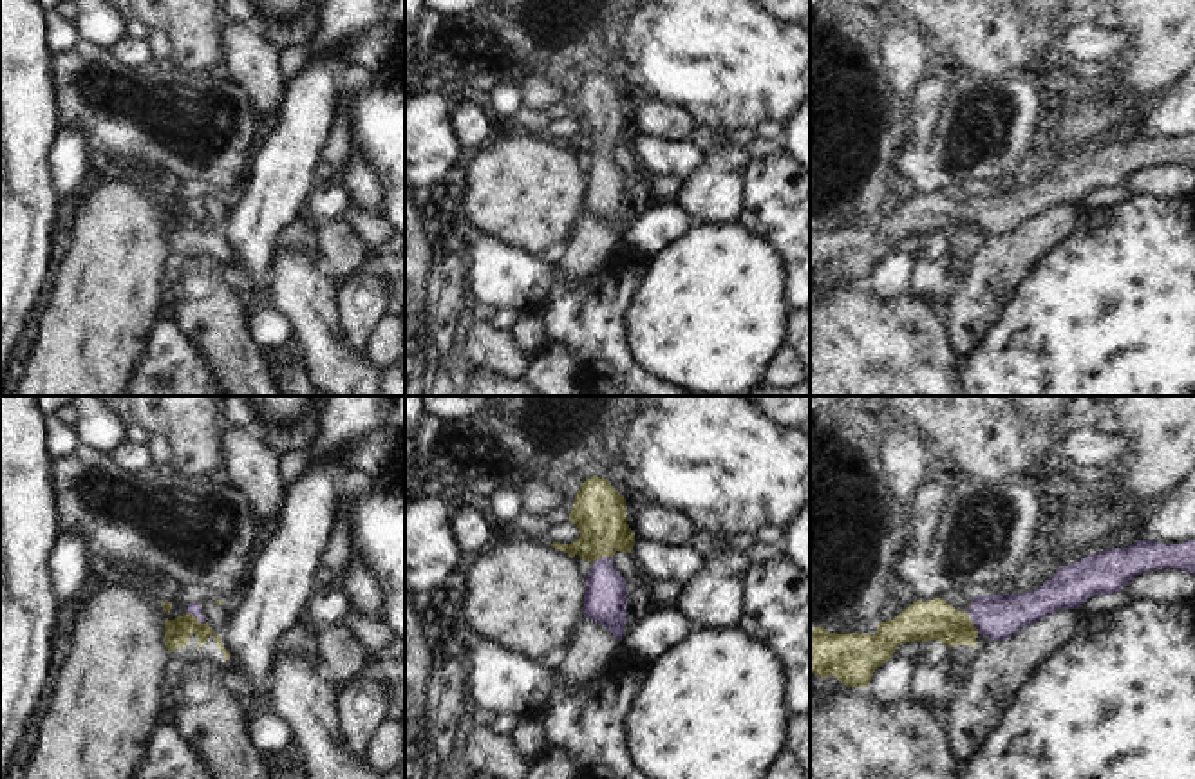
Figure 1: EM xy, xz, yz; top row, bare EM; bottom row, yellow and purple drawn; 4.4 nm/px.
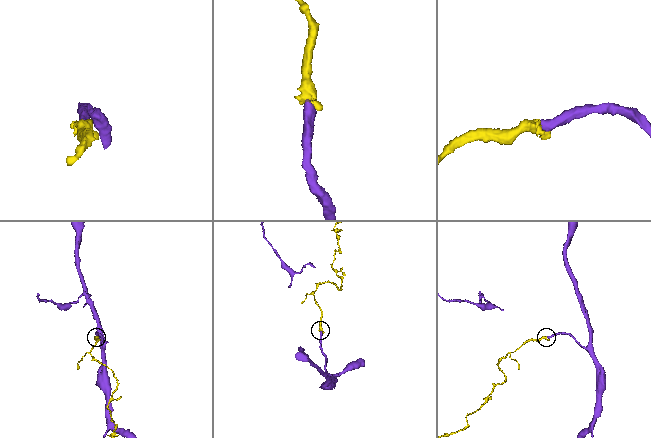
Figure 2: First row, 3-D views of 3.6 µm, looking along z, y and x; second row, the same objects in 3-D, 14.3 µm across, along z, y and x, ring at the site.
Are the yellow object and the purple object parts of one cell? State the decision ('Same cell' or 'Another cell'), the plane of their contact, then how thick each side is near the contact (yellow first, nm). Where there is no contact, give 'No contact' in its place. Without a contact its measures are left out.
Same cell. Touches yellow in yz. Thickness 180 nm (yellow) against 200 nm

